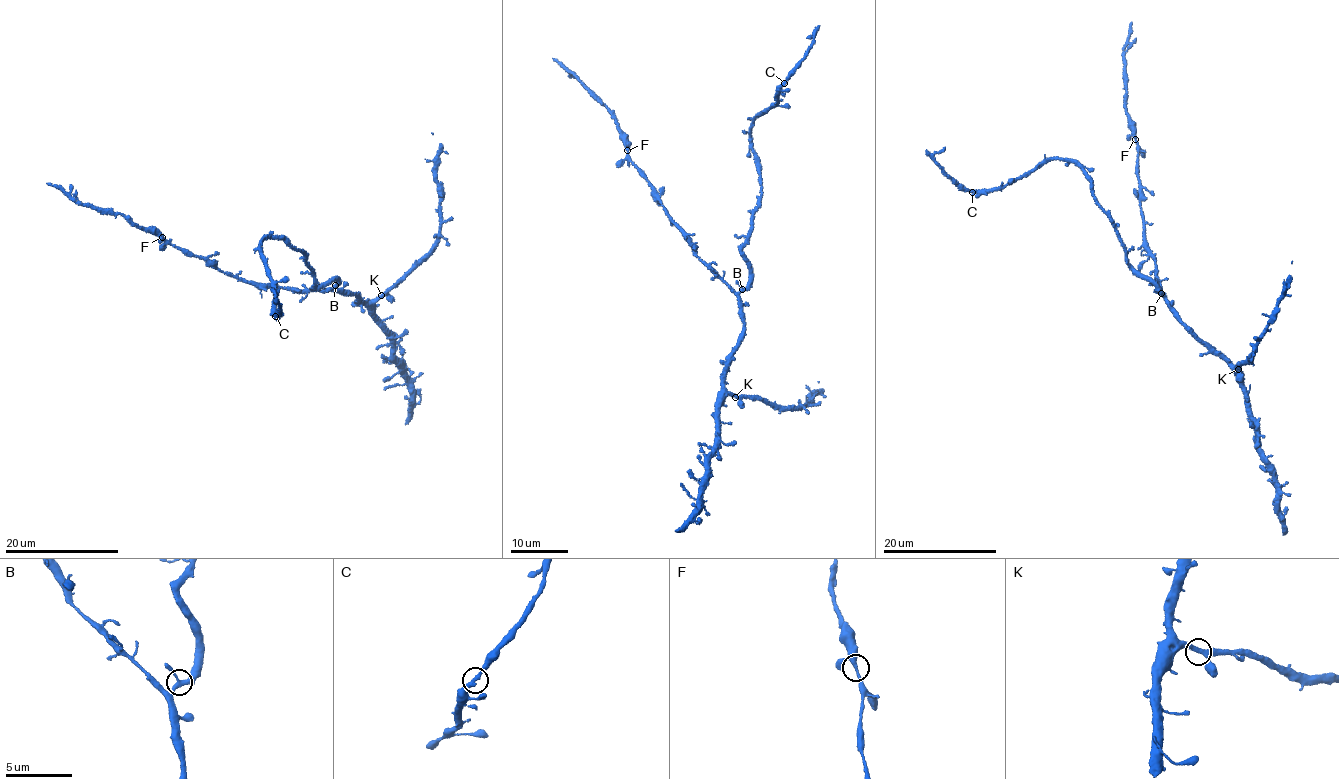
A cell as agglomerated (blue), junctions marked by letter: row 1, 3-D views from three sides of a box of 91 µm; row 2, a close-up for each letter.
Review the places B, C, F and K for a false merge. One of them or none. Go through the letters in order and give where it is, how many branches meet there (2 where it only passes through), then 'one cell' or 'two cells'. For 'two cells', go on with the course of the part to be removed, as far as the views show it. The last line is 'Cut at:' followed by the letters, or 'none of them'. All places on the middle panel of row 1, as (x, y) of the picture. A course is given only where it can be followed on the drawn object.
B: (742, 289) | 3 | one cell
C: (784, 83) | 2 | one cell
F: (627, 150) | 3 | one cell
K: (735, 397) | 3 | one cell
Cut at: none of them

